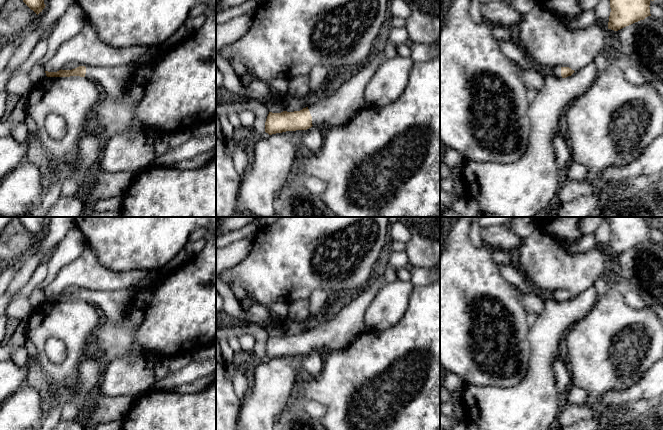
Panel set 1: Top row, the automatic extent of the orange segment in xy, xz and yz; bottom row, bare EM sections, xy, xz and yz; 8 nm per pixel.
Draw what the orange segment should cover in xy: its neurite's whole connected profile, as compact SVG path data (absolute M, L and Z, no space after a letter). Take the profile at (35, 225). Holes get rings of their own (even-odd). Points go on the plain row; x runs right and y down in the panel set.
M16 217L20 220L23 226L33 234L37 239L45 232L44 221L45 217Z

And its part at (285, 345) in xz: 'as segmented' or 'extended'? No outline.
extended

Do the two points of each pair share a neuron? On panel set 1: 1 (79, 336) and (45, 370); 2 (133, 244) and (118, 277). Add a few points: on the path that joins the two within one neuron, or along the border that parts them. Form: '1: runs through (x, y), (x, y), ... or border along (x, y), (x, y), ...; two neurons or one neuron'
1: runs through (76, 348), (75, 356), (61, 370), (57, 370); one neuron
2: border along (99, 262), (114, 270), (145, 271); two neurons

